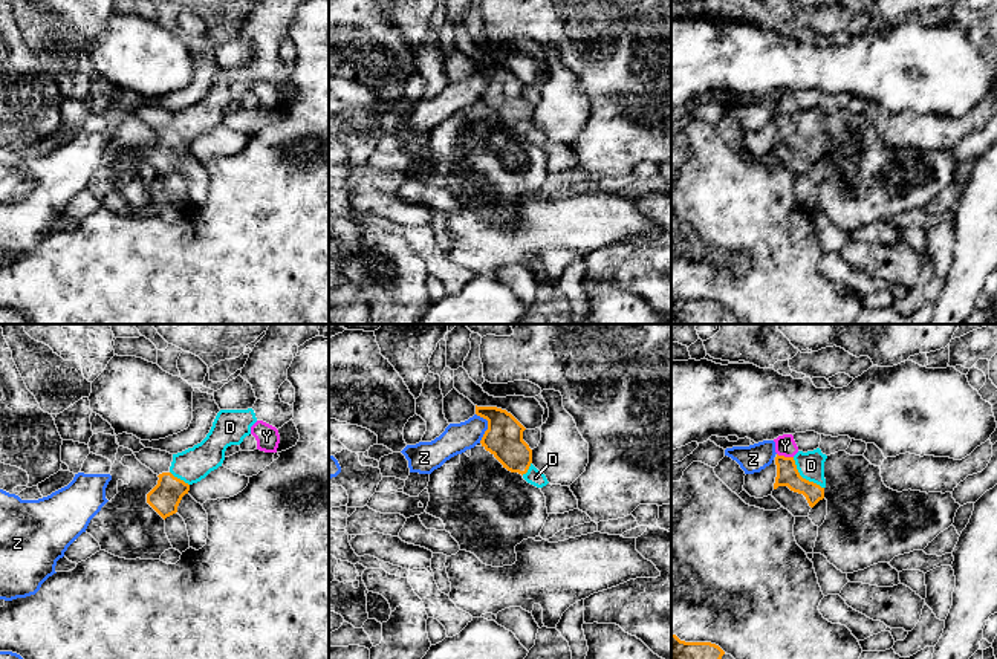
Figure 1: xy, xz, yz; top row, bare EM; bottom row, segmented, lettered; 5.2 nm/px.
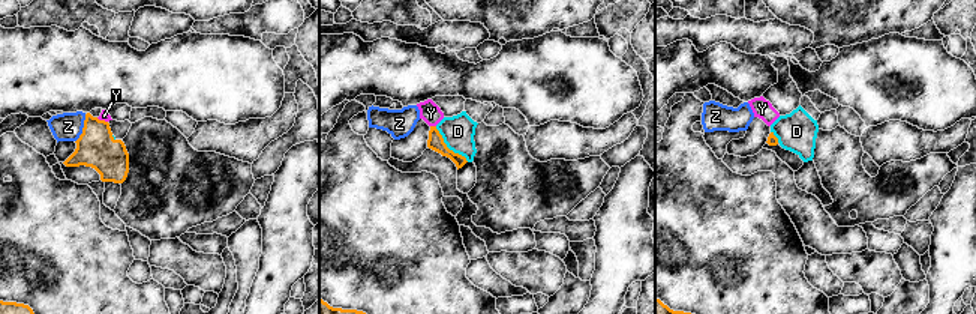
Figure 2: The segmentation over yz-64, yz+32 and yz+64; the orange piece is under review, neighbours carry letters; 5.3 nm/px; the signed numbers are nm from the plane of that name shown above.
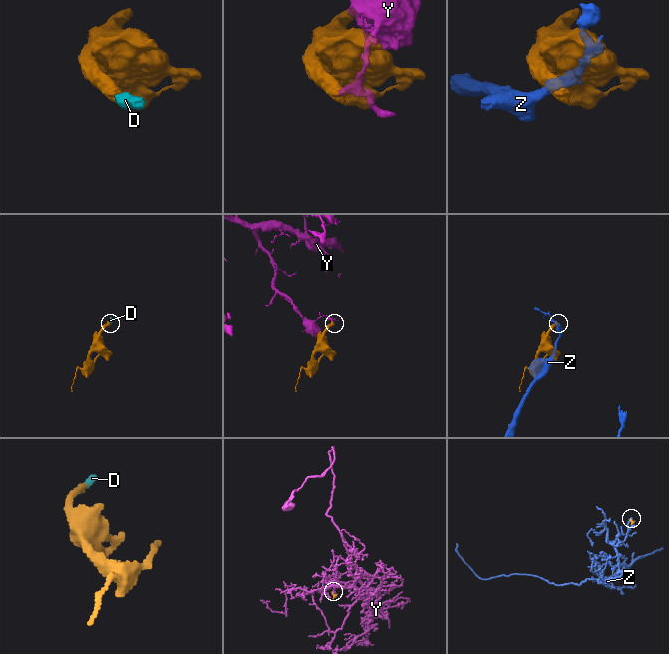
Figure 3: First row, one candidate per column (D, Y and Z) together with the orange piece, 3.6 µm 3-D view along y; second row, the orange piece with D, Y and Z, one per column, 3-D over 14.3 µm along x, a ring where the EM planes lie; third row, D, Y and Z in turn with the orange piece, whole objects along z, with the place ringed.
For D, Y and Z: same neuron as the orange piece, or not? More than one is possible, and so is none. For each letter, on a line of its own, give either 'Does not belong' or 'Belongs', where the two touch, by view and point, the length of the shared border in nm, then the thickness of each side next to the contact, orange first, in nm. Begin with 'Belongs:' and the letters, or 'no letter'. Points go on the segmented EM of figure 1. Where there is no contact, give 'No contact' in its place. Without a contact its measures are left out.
Belongs: D
D: Belongs. Touches orange at yz (802, 477). Shared border 240 nm. Thickness 120 nm (orange) against 140 nm
Y: Does not belong. Touches orange at yz (783, 456). Shared border 90 nm. Thickness 120 nm (orange) against 110 nm
Z: Does not belong. Touches orange at xz (488, 427). Shared border 160 nm. Thickness 200 nm (orange) against 160 nm

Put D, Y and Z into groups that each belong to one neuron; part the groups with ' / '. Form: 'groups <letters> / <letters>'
groups D / Y / Z

